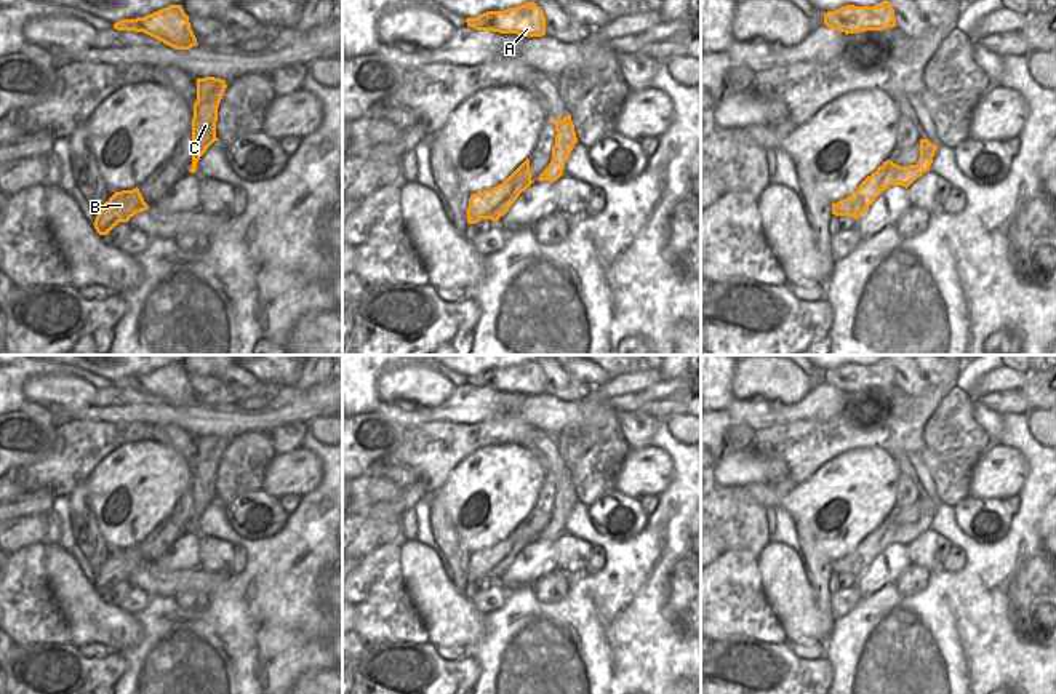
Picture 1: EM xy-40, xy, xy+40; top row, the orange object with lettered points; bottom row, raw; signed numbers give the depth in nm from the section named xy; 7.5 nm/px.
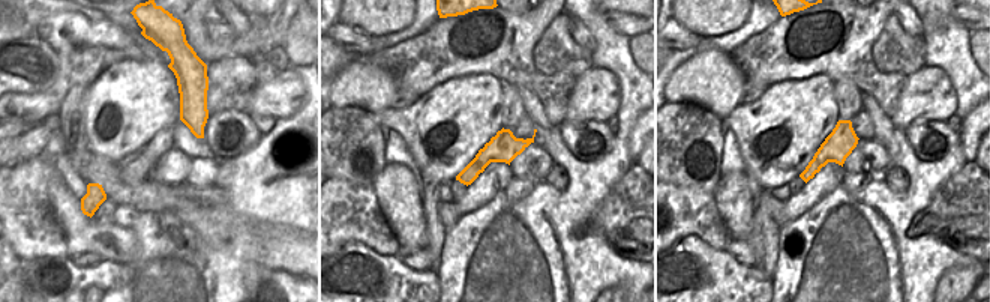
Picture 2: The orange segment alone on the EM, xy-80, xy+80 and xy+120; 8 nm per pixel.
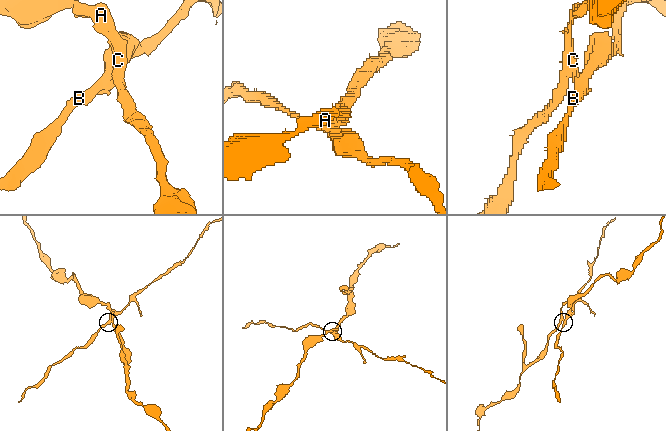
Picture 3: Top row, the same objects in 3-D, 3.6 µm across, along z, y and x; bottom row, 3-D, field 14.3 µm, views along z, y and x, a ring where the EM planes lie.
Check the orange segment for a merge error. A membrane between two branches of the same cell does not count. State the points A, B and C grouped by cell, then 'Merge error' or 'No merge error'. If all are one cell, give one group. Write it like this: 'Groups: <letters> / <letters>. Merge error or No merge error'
Groups: A C / B. Merge error.

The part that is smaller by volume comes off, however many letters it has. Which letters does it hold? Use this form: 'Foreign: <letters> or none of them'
Foreign: B

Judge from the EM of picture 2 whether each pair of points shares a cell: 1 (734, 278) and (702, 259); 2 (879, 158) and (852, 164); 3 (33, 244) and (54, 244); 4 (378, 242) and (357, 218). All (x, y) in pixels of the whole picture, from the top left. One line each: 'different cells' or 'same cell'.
1: same cell
2: same cell
3: same cell
4: same cell

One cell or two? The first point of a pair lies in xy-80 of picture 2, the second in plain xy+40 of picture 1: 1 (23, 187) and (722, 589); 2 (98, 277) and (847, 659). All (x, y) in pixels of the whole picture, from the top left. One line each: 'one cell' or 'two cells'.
1: one cell
2: two cells

